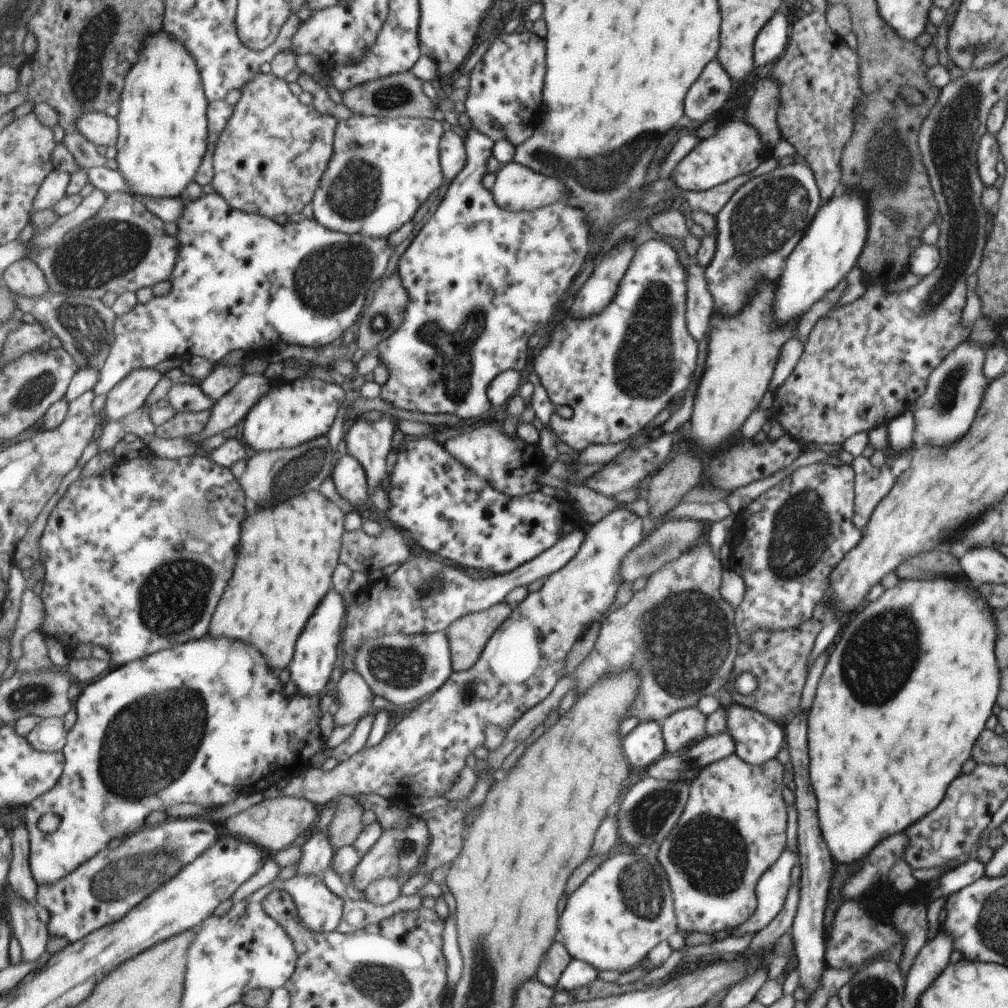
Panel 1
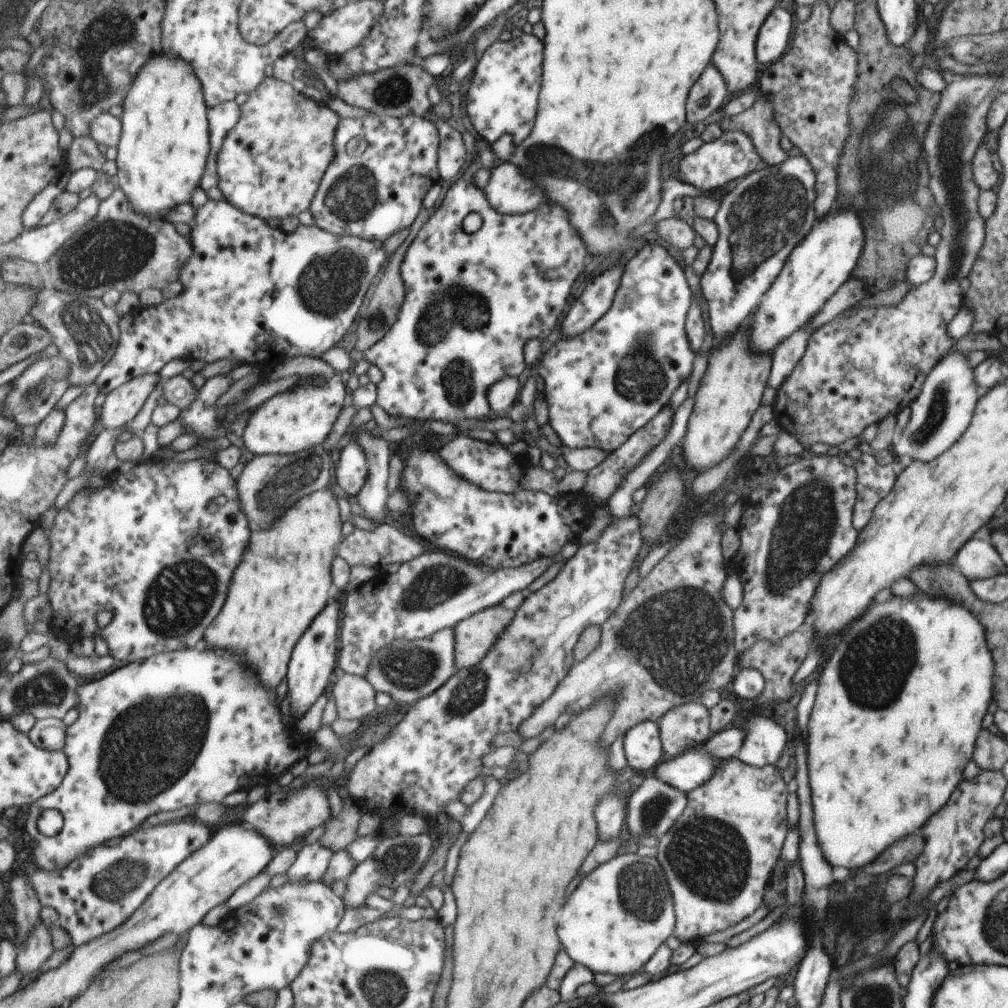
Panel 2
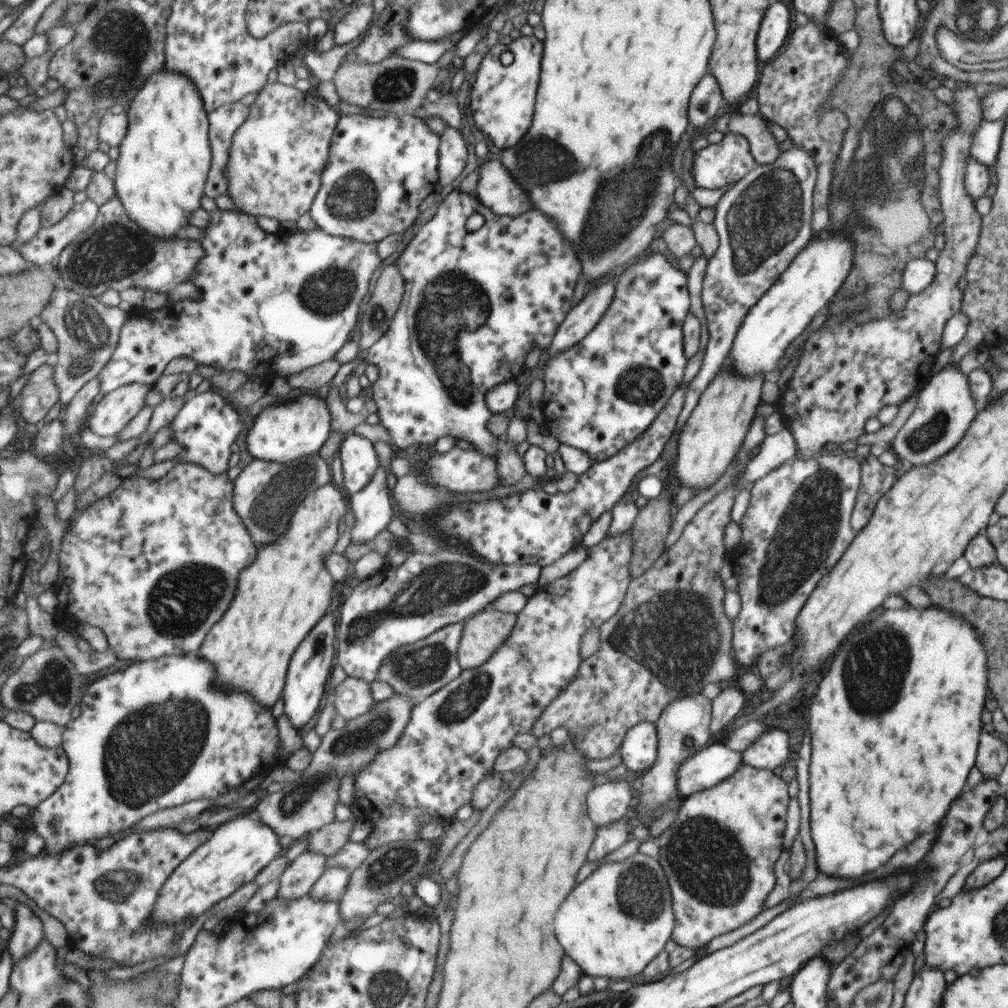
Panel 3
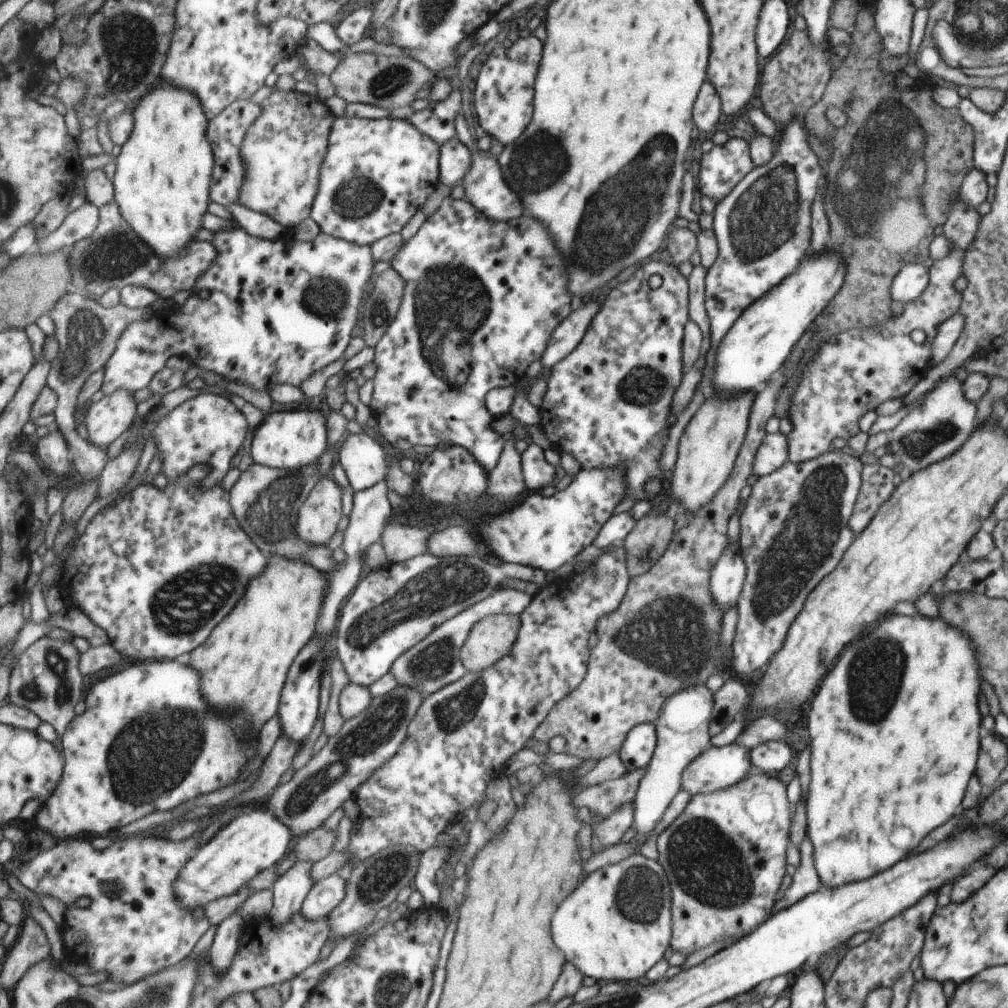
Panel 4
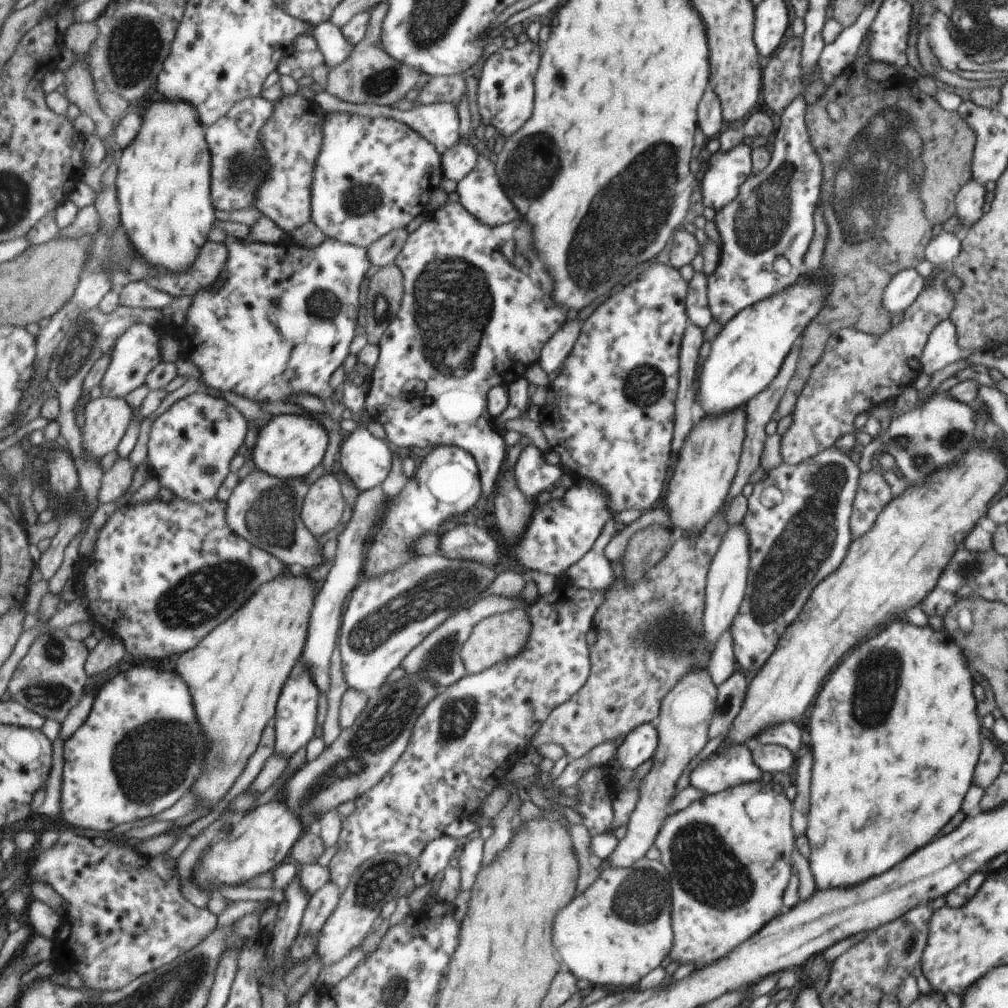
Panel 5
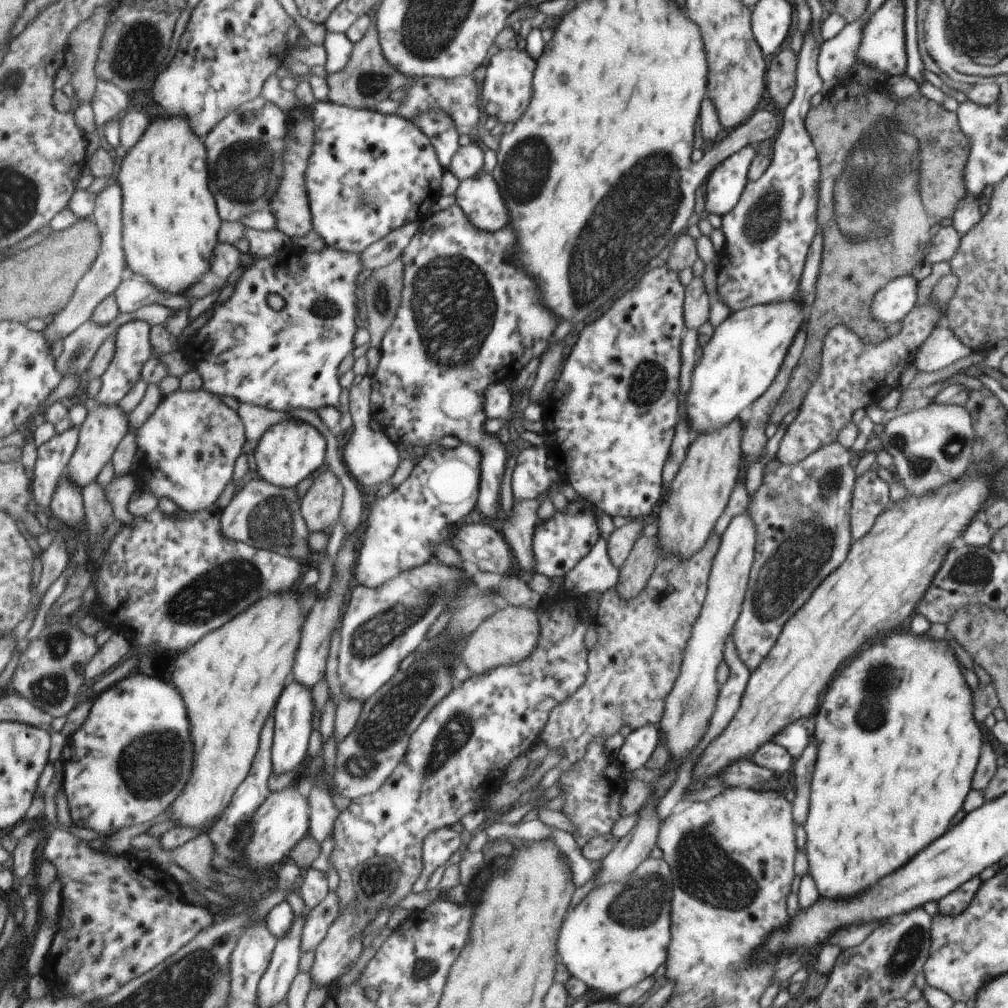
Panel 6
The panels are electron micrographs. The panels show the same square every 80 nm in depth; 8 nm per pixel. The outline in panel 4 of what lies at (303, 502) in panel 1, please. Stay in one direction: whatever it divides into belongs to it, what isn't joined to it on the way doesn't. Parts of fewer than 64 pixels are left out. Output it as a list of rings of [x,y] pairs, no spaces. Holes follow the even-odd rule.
[[[331,476],[323,478],[304,502],[297,534],[306,543],[325,546],[337,532],[343,518],[343,492]],[[269,556],[265,570],[249,582],[247,594],[236,604],[237,608],[213,629],[211,636],[196,648],[197,652],[192,652],[185,659],[201,672],[201,676],[205,676],[205,698],[209,704],[213,704],[213,708],[243,710],[249,714],[255,728],[255,734],[251,734],[253,737],[258,737],[261,726],[279,713],[282,692],[293,661],[317,632],[317,623],[324,610],[330,583],[329,577],[315,565],[301,559]]]

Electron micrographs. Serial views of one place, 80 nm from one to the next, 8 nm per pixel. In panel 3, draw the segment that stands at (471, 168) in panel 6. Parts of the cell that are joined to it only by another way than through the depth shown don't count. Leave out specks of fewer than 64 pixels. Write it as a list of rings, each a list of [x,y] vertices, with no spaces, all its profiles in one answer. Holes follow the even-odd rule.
[[[447,125],[440,134],[439,173],[441,186],[451,184],[465,166],[466,150],[461,133]]]

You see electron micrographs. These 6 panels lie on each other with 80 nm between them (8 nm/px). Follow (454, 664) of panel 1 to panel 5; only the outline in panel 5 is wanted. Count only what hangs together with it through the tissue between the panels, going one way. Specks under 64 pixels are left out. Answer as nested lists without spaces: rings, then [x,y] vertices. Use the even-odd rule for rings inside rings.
[[[513,609],[482,618],[470,630],[460,648],[460,659],[466,674],[477,674],[494,664],[512,658],[513,655],[519,655],[527,646],[529,632],[531,632],[531,620],[524,609]]]

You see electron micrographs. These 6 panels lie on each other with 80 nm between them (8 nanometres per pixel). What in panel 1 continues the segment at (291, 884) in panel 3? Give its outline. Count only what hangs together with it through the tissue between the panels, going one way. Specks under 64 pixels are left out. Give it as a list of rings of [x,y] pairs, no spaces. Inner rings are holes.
[[[329,827],[326,830],[315,830],[303,845],[304,855],[298,864],[297,874],[321,876],[329,868],[337,850],[332,843]]]

